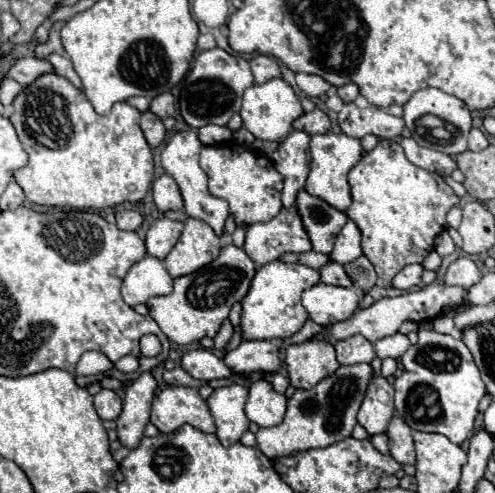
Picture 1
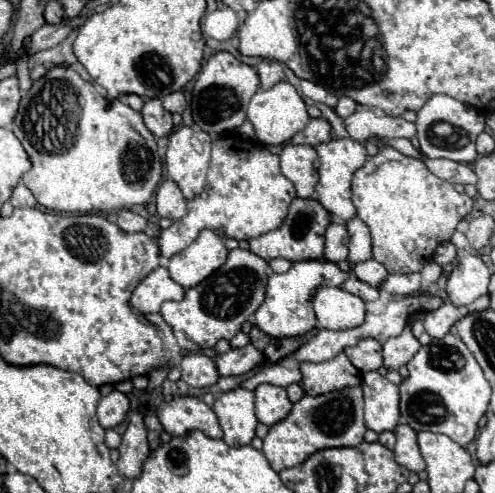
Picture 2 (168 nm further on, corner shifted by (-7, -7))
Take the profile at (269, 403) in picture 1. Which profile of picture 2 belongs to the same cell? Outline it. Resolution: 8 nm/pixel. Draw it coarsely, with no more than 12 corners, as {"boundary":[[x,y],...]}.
{"boundary":[[258,385],[256,417],[270,427],[288,417],[284,387]]}

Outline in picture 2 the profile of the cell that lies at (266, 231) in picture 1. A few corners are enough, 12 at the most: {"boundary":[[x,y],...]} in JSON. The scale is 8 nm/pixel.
{"boundary":[[294,199],[282,227],[250,241],[264,261],[322,259],[330,213]]}

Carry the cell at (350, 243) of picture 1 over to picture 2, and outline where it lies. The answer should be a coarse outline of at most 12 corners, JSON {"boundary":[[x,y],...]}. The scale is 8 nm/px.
{"boundary":[[360,217],[346,223],[352,265],[372,259],[370,231]]}

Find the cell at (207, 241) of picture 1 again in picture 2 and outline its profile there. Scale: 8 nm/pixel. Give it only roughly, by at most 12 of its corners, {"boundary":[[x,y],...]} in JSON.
{"boundary":[[204,229],[170,259],[176,283],[190,289],[216,271],[228,249]]}

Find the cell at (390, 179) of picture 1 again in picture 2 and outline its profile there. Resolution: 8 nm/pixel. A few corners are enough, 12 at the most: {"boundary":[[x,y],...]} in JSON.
{"boundary":[[382,147],[352,203],[390,275],[416,273],[472,199]]}

